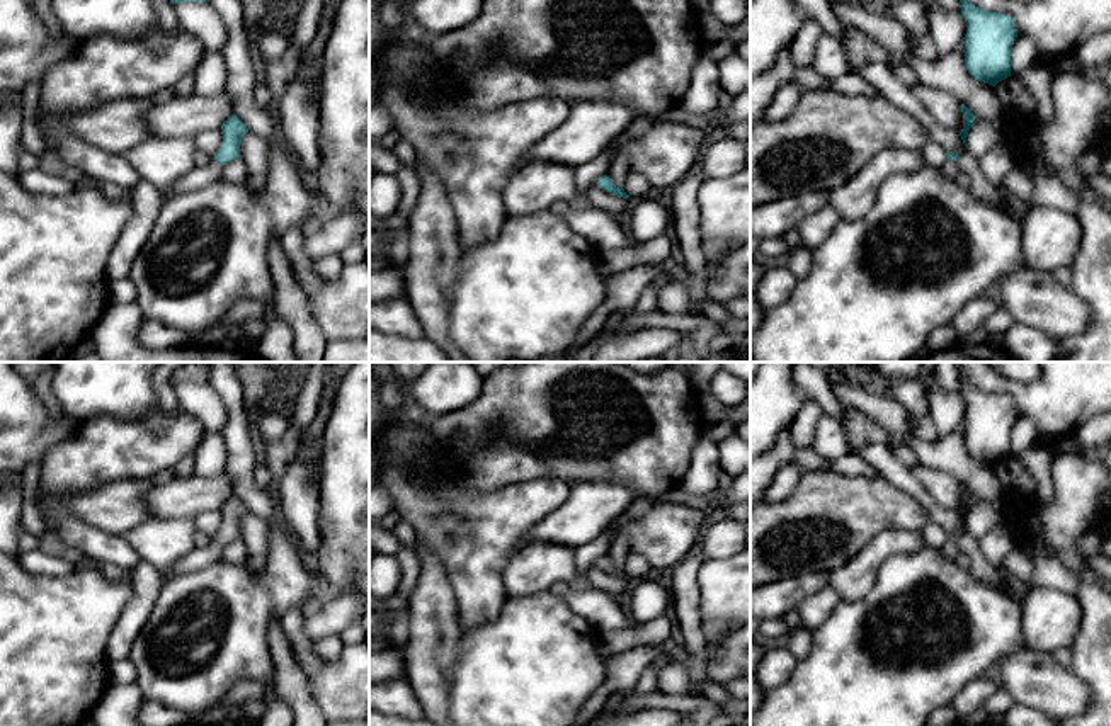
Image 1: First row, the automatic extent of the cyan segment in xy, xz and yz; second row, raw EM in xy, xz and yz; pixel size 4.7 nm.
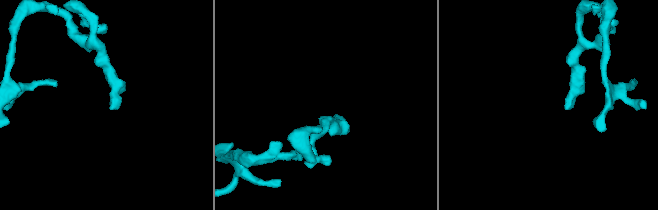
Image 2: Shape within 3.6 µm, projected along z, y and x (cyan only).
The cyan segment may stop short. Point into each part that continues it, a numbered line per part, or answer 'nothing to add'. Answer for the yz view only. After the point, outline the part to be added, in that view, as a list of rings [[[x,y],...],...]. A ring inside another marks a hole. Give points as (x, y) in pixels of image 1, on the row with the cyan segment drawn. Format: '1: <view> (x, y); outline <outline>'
1: yz (951, 170); outline [[[948,160],[941,170],[953,182],[956,182],[958,175],[961,173],[958,163],[951,160]]]

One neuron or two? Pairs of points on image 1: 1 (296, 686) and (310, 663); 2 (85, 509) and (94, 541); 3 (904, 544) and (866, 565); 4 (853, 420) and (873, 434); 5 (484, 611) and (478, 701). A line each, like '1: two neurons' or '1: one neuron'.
1: two neurons
2: two neurons
3: one neuron
4: one neuron
5: two neurons

